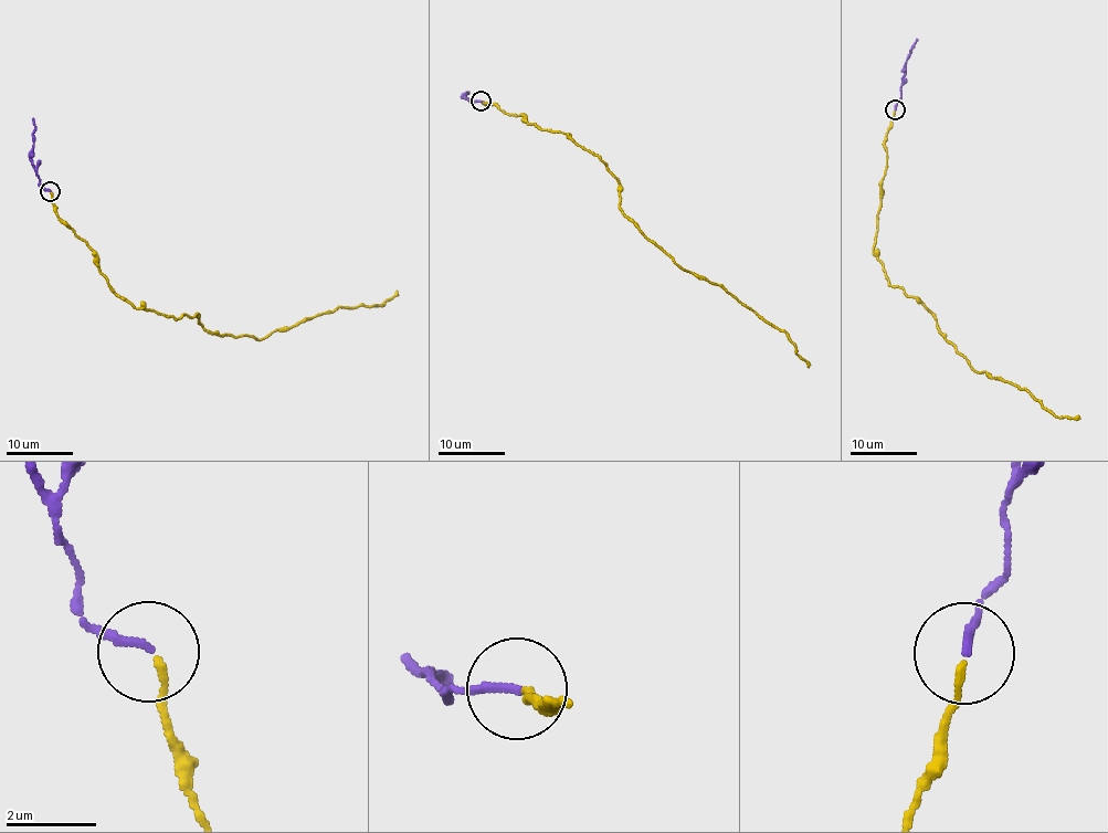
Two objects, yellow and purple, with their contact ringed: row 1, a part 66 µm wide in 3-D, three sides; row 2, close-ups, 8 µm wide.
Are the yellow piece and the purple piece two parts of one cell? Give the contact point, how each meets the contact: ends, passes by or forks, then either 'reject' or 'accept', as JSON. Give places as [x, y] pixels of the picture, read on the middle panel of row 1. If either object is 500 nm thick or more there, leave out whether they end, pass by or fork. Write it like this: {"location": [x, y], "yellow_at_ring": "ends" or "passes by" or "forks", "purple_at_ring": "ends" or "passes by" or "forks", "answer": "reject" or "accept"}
{"location": [481, 101], "yellow_at_ring": "ends", "purple_at_ring": "ends", "answer": "accept"}

